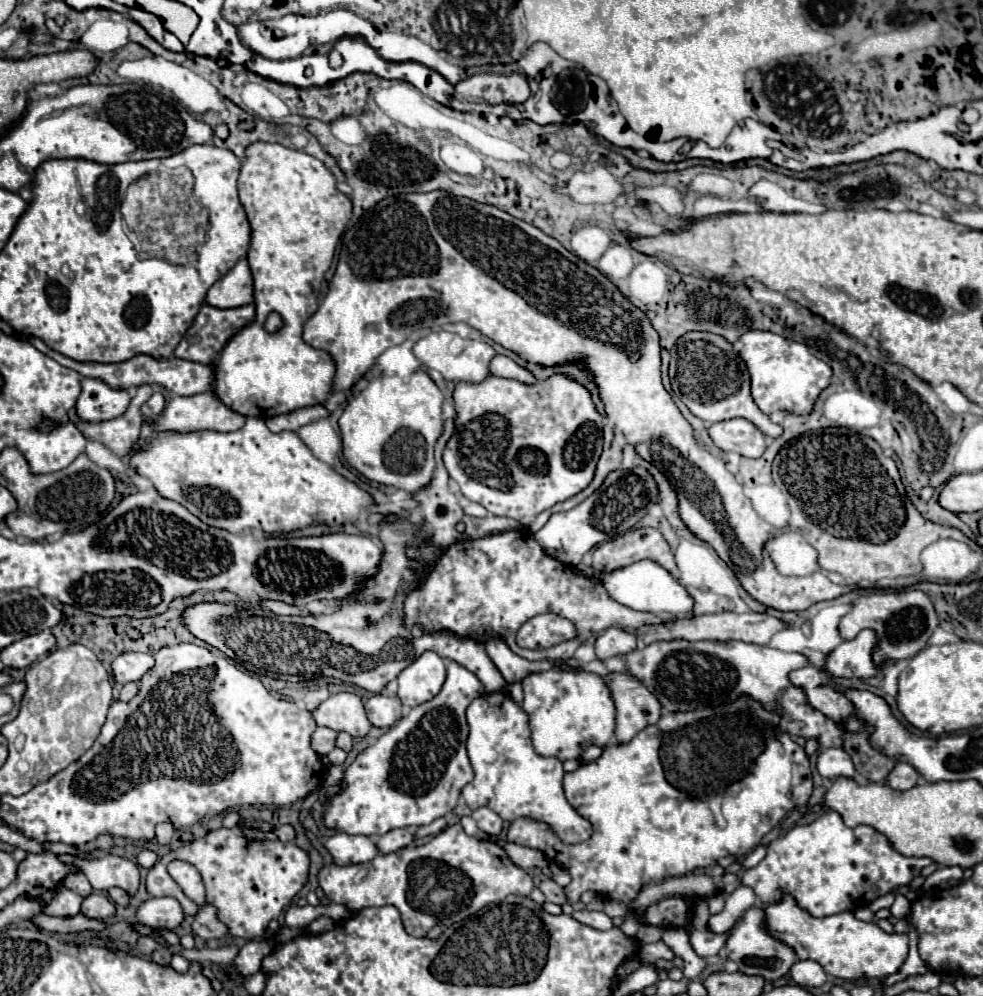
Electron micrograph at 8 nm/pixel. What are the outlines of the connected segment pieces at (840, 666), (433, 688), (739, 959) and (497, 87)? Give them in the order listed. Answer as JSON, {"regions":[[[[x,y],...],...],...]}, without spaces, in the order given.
{"regions":[[[[863,630],[857,638],[843,642],[827,656],[827,672],[835,678],[871,678],[879,670],[873,666],[873,630]]],[[[425,652],[399,674],[399,700],[405,706],[429,702],[445,682],[443,658],[435,652]]],[[[755,906],[749,908],[737,920],[737,924],[731,928],[731,936],[725,944],[727,946],[727,956],[733,962],[737,962],[737,966],[743,974],[763,976],[765,980],[777,980],[791,970],[791,966],[797,962],[797,956],[789,946],[785,946],[783,942],[779,942],[779,940],[775,940],[773,936],[767,934],[763,920],[765,920],[765,916],[763,916],[761,908],[755,908]]],[[[475,74],[473,78],[461,80],[455,86],[463,98],[477,102],[483,100],[491,106],[495,104],[523,104],[529,98],[529,84],[525,76],[497,76],[497,74]]]]}

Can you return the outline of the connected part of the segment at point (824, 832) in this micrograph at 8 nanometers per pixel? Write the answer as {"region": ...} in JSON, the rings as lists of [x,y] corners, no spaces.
{"region":[[[827,812],[819,816],[815,822],[807,826],[795,826],[783,838],[773,840],[767,846],[765,858],[755,868],[747,870],[741,882],[755,890],[757,906],[777,900],[781,892],[789,892],[797,898],[799,906],[809,910],[813,916],[831,916],[845,910],[855,912],[857,908],[869,906],[875,898],[883,894],[897,892],[899,888],[909,886],[911,880],[917,878],[921,870],[929,864],[933,864],[931,858],[909,858],[909,856],[899,854],[887,840],[887,836],[875,832],[871,826],[847,828],[837,812]]]}

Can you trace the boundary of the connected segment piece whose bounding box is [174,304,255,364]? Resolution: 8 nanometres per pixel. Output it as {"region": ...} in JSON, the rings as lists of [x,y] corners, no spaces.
{"region":[[[203,304],[201,312],[197,314],[197,318],[193,322],[193,326],[187,330],[185,338],[182,338],[175,349],[174,356],[184,360],[191,360],[191,362],[201,362],[201,364],[215,362],[215,358],[221,352],[221,348],[225,346],[225,342],[237,330],[247,326],[253,320],[253,316],[255,316],[255,306],[253,304],[245,304],[245,306],[239,306],[239,308],[225,308],[225,310],[209,306],[209,304]]]}

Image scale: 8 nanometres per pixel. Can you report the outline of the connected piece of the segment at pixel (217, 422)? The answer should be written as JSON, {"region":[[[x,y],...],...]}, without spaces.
{"region":[[[203,392],[191,398],[173,396],[155,430],[233,432],[239,430],[241,426],[243,426],[241,414],[221,404],[213,392]]]}

